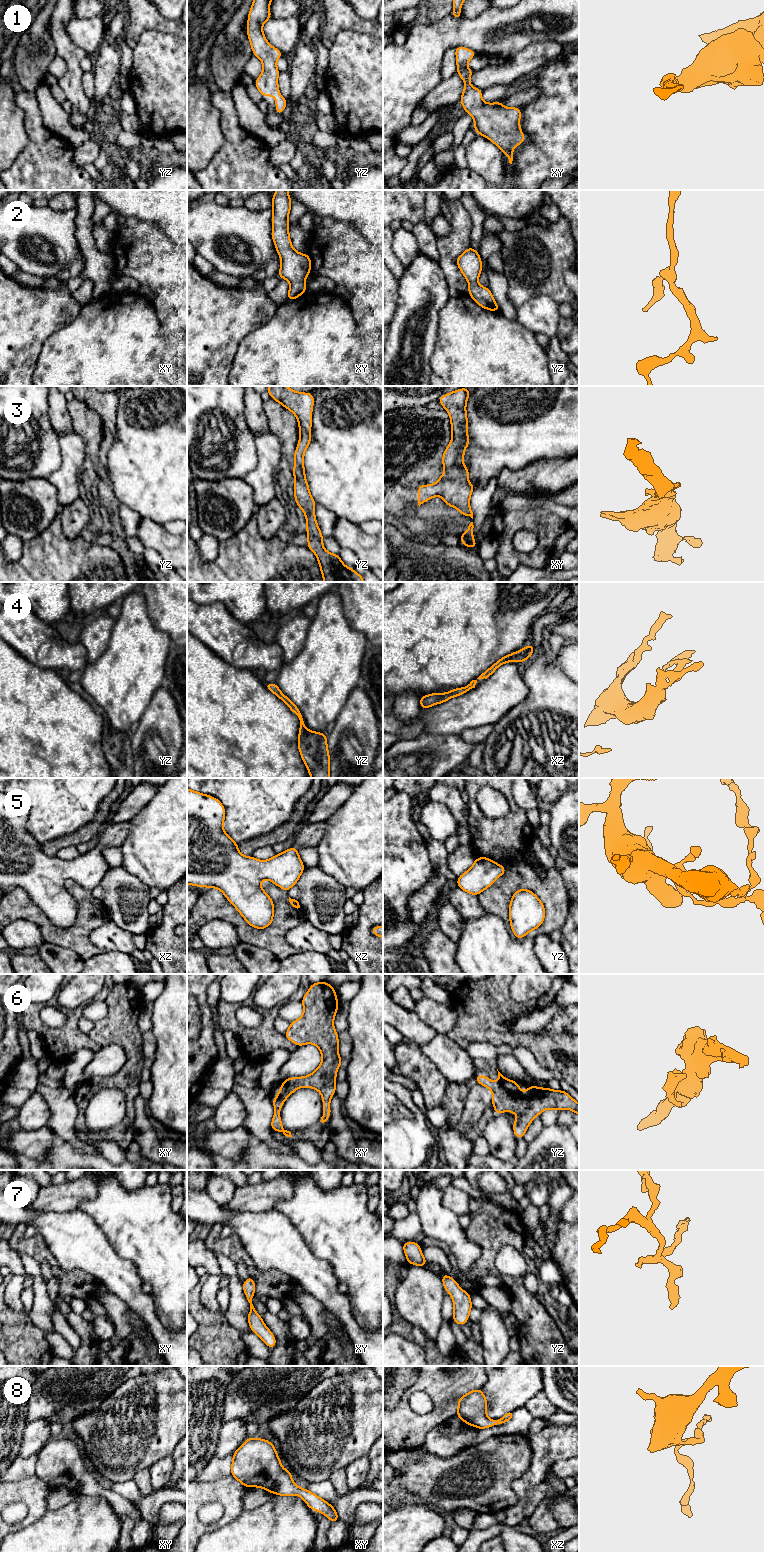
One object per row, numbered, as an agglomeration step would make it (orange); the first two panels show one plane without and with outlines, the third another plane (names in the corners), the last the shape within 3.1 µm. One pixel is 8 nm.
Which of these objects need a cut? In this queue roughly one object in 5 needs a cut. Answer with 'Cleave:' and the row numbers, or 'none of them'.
Cleave: none of them

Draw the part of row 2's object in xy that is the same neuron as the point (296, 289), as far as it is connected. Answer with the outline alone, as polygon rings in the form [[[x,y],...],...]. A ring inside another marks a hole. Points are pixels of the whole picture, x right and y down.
[[[276,190],[272,205],[272,239],[281,258],[278,277],[290,282],[287,301],[293,301],[307,292],[305,279],[311,272],[311,258],[295,251],[291,245],[288,220],[291,197],[288,190]]]

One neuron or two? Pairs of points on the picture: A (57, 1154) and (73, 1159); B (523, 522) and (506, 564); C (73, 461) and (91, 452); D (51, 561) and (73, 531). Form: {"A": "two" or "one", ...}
{"A": "one", "B": "one", "C": "two", "D": "two"}

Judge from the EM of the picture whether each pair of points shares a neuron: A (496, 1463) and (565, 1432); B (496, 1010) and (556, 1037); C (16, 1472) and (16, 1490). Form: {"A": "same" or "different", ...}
{"A": "different", "B": "same", "C": "different"}

